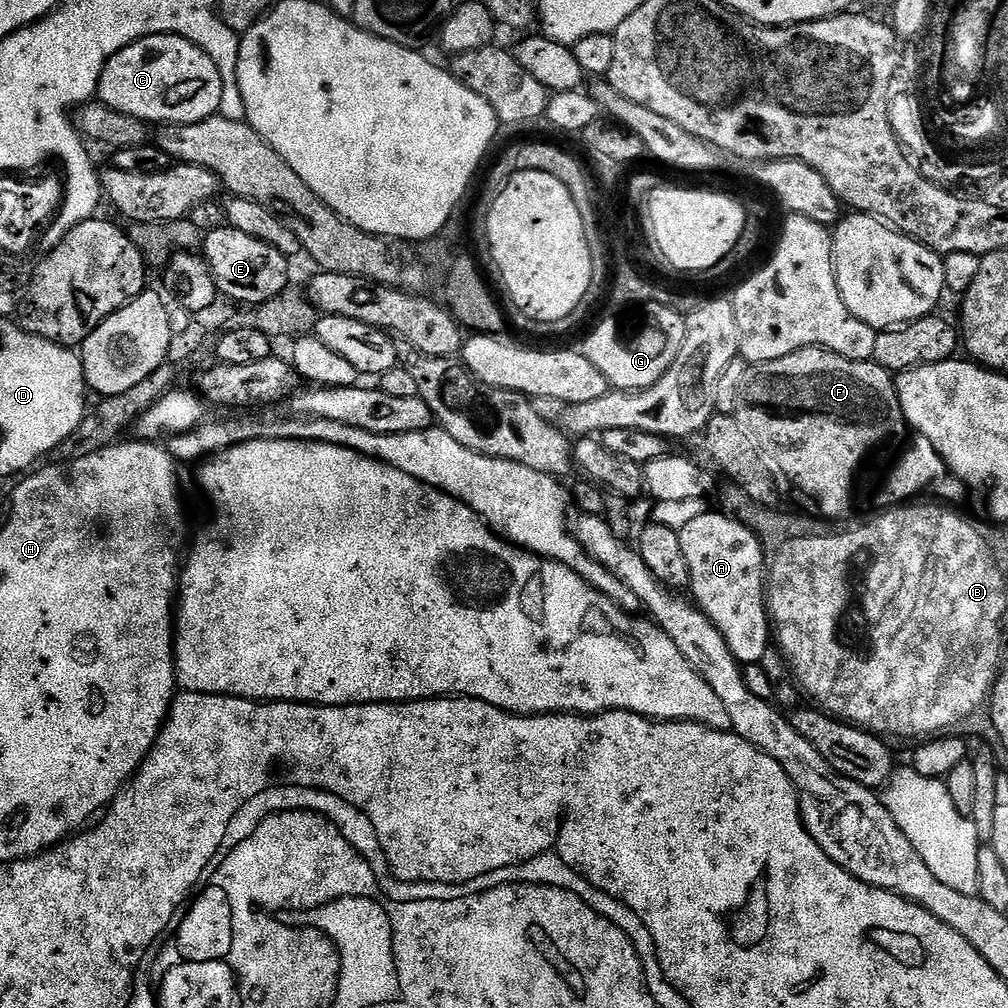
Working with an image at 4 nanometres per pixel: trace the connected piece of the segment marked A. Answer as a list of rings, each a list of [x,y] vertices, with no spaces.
[[[705,510],[701,516],[694,517],[686,526],[679,528],[682,554],[690,570],[691,599],[706,618],[721,632],[730,653],[741,665],[758,664],[762,654],[770,647],[770,617],[766,599],[766,567],[764,550],[756,533],[742,522],[720,510]]]

